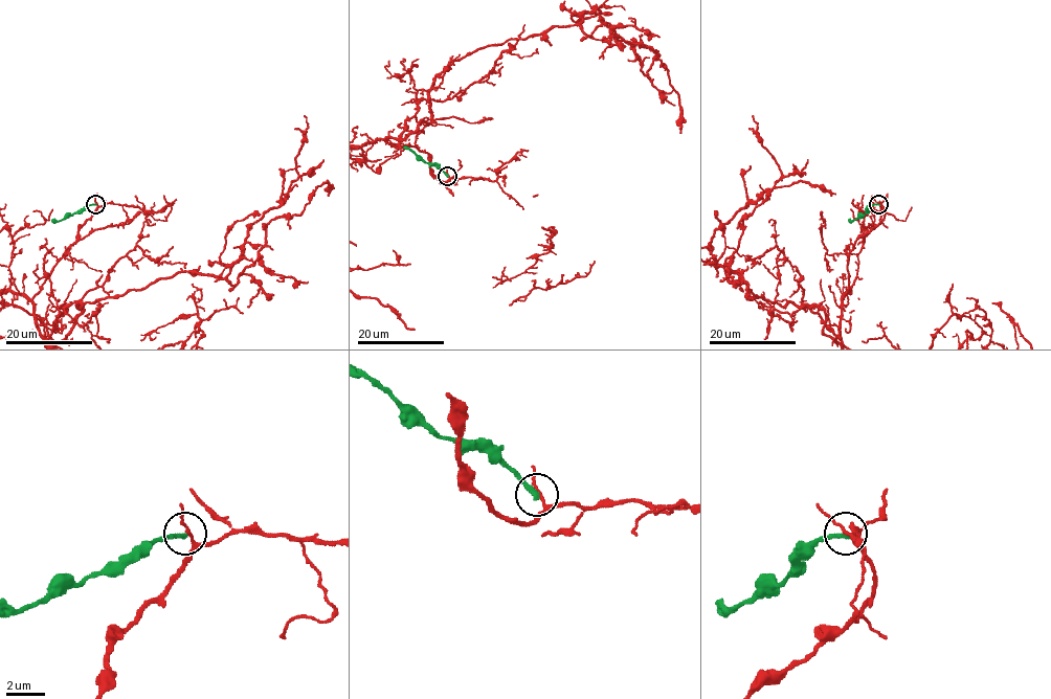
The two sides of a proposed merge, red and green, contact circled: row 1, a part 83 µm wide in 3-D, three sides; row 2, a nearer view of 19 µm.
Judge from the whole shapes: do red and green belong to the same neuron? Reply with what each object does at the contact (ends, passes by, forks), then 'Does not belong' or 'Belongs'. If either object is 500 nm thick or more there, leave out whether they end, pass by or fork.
At the ring red forks. At the ring green ends. Does not belong

